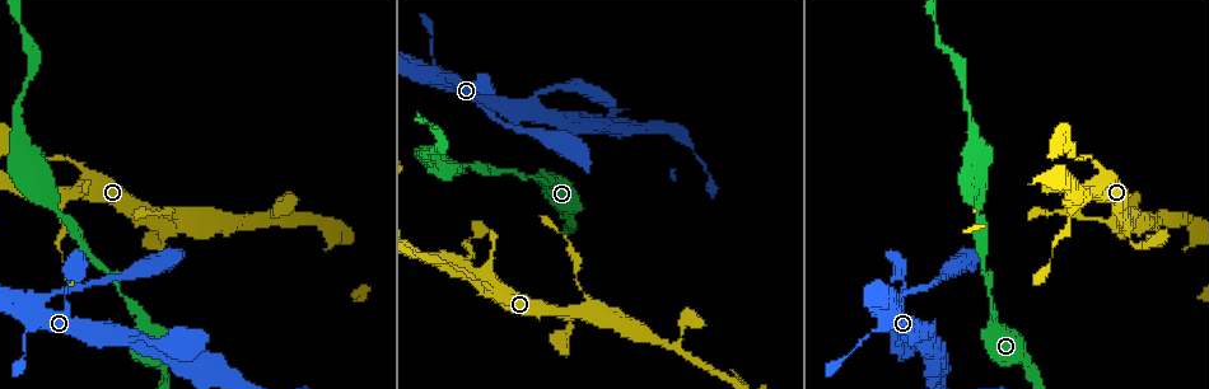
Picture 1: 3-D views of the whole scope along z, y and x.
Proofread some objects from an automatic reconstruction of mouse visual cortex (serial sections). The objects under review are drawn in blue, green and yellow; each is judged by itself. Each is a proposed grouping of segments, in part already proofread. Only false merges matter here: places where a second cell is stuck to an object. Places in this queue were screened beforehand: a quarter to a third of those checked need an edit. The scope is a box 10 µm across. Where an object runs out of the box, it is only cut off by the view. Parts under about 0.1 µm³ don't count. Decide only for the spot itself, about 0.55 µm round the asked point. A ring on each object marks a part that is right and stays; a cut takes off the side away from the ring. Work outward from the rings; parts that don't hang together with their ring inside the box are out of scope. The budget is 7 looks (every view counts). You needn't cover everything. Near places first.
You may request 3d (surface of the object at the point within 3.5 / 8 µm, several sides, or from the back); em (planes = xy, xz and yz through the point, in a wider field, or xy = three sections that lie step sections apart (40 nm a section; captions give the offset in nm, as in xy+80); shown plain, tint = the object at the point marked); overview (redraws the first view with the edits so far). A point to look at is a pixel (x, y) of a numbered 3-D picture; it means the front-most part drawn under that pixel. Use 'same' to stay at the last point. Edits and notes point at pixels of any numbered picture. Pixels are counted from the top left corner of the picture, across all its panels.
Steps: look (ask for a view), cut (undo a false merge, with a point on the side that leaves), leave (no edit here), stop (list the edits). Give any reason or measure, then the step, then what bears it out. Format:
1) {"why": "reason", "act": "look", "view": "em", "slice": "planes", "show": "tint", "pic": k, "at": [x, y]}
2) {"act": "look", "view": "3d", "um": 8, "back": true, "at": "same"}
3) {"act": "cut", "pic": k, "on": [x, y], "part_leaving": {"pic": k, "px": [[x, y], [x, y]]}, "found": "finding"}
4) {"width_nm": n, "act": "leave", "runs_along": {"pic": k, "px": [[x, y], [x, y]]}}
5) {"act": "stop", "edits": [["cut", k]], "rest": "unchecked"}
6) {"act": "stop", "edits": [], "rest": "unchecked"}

{"why": "two arms in line, one across", "act": "look", "view": "3d", "um": 3.5, "pic": 1, "at": [490, 289]}

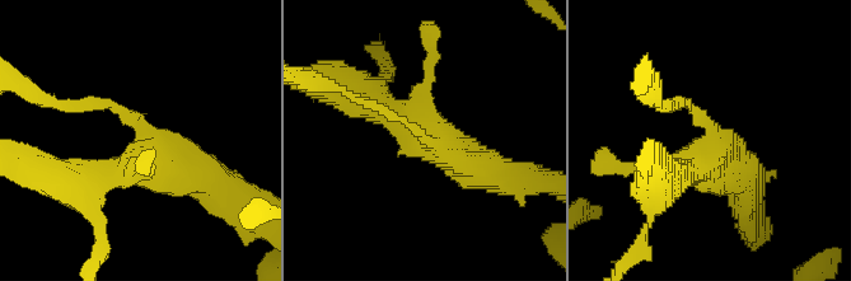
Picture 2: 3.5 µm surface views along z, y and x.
{"why": "shape alone is not enough", "act": "look", "view": "em", "slice": "xy", "step": 5, "show": "tint", "pic": 2, "at": [422, 134]}

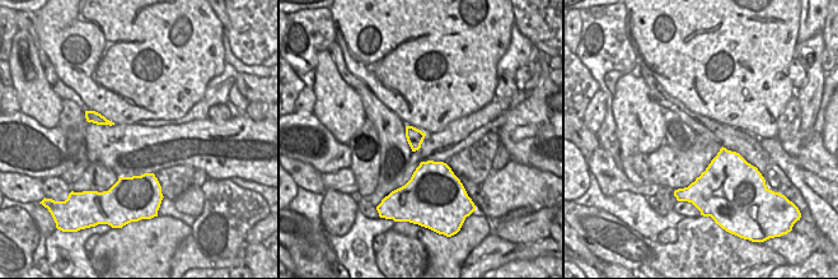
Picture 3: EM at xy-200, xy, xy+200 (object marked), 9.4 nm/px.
{"act": "leave", "runs_along": {"pic": 2, "px": [[482, 169], [352, 97]]}, "found": "one cell here"}

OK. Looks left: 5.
{"why": "a narrow waist", "act": "look", "view": "3d", "um": 3.5, "back": true, "pic": 1, "at": [12, 184]}

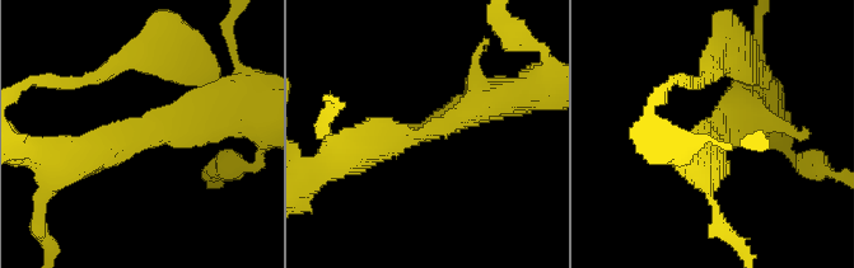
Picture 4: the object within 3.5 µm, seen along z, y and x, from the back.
{"arm_widths_nm": [300, 400], "act": "look", "view": "em", "slice": "xy", "step": 1, "show": "tint", "pic": 4, "at": [715, 136]}

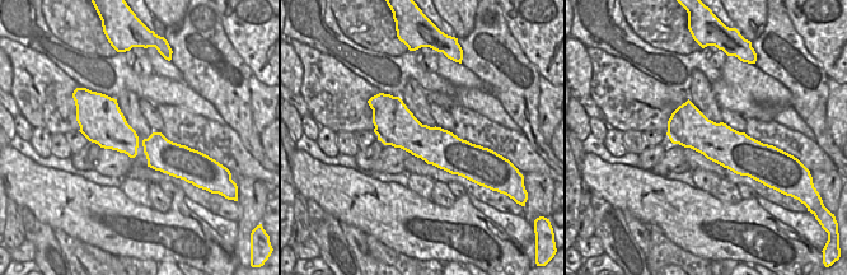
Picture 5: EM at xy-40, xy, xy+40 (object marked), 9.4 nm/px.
{"width_nm": 360, "act": "leave", "runs_along": {"pic": 5, "px": [[87, 113], [127, 141], [188, 154]]}, "found": "one cell here"}

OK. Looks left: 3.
{"why": "thick turns thin", "act": "look", "view": "3d", "um": 3.5, "pic": 1, "at": [995, 312]}

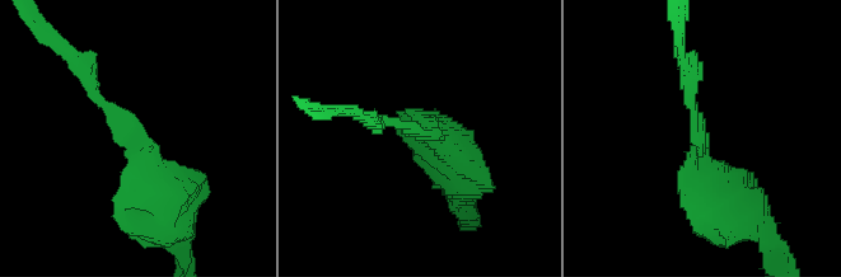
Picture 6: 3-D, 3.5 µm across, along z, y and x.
{"arm_widths_nm": [150, 450], "act": "look", "view": "em", "slice": "planes", "show": "tint", "pic": 6, "at": [699, 133]}

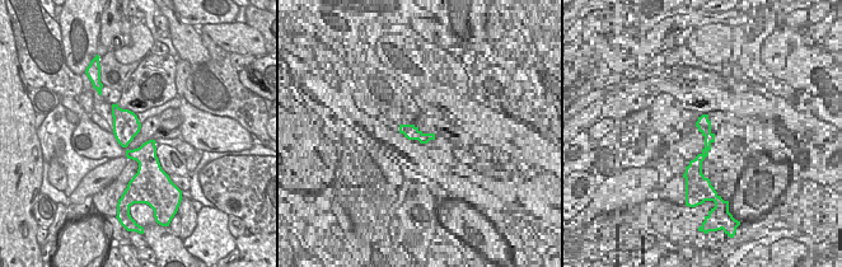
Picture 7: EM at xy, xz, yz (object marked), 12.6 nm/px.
{"width_nm": 340, "act": "leave", "runs_along": {"pic": 6, "px": [[166, 197], [145, 146], [83, 69]]}, "found": "continuous, no second cell"}

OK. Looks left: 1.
{"act": "stop", "edits": [], "rest": "unchecked"}

